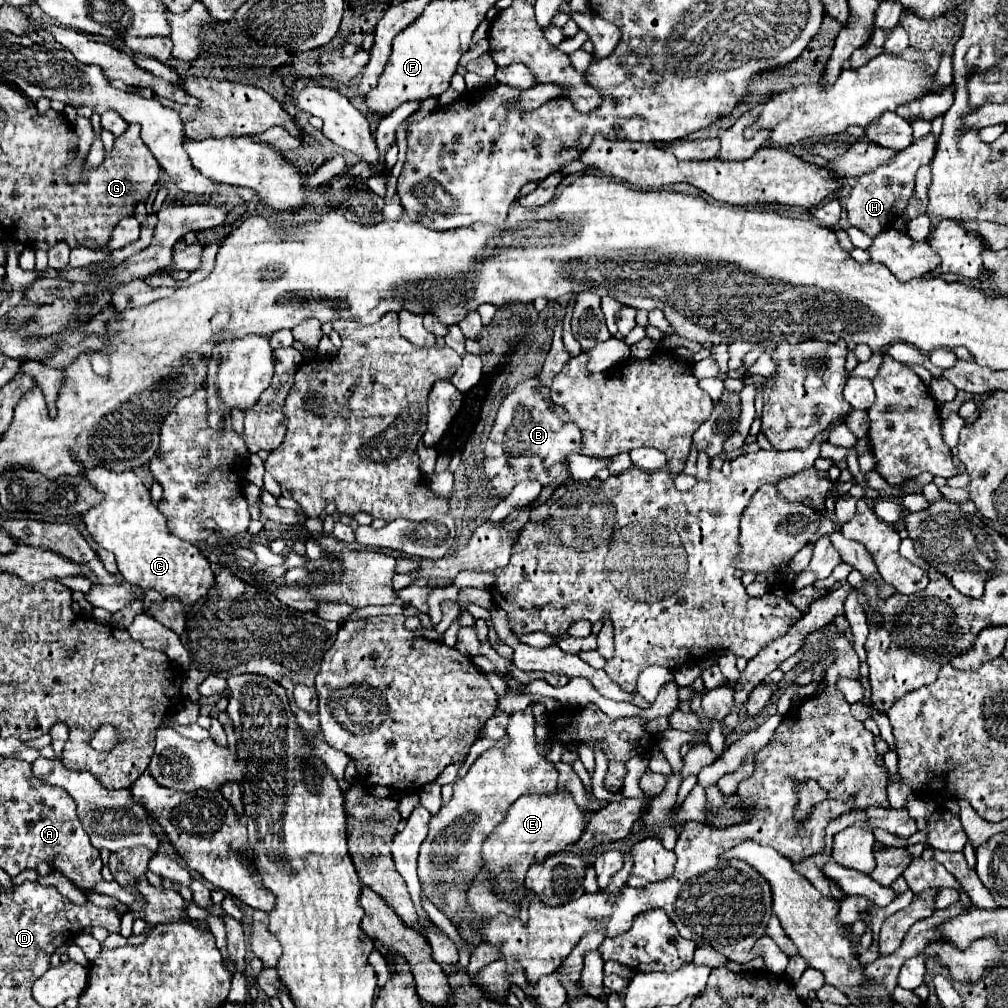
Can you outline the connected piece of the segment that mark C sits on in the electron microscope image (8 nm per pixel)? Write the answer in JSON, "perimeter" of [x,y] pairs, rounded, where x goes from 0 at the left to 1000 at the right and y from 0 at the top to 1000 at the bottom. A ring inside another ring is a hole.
{"perimeter":[[[90,464],[82,472],[88,474],[88,478],[92,478],[92,482],[98,488],[104,490],[104,496],[100,500],[92,502],[90,506],[86,506],[82,510],[82,518],[88,526],[88,530],[92,532],[92,536],[100,544],[104,544],[116,552],[118,567],[124,573],[124,577],[128,577],[132,581],[150,583],[150,585],[158,587],[162,593],[176,593],[182,599],[193,599],[209,583],[213,583],[213,579],[215,579],[213,569],[211,569],[205,554],[199,552],[199,548],[195,546],[193,540],[188,540],[188,538],[176,534],[174,530],[168,530],[168,522],[164,522],[164,512],[156,506],[146,482],[140,478],[140,474],[132,466],[124,466],[120,470],[114,470],[104,464]]]}

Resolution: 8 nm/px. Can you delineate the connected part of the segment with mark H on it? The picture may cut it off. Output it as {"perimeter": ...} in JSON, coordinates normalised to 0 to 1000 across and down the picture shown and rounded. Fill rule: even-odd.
{"perimeter":[[[920,133],[918,137],[908,139],[900,149],[894,149],[882,163],[872,165],[864,173],[856,173],[850,179],[850,185],[844,188],[844,194],[840,196],[840,212],[842,212],[842,222],[856,228],[864,236],[868,236],[874,228],[884,226],[888,216],[896,212],[896,208],[902,202],[902,196],[908,190],[908,177],[910,169],[916,163],[922,163],[926,159],[926,153],[930,149],[930,137],[926,133]]]}

